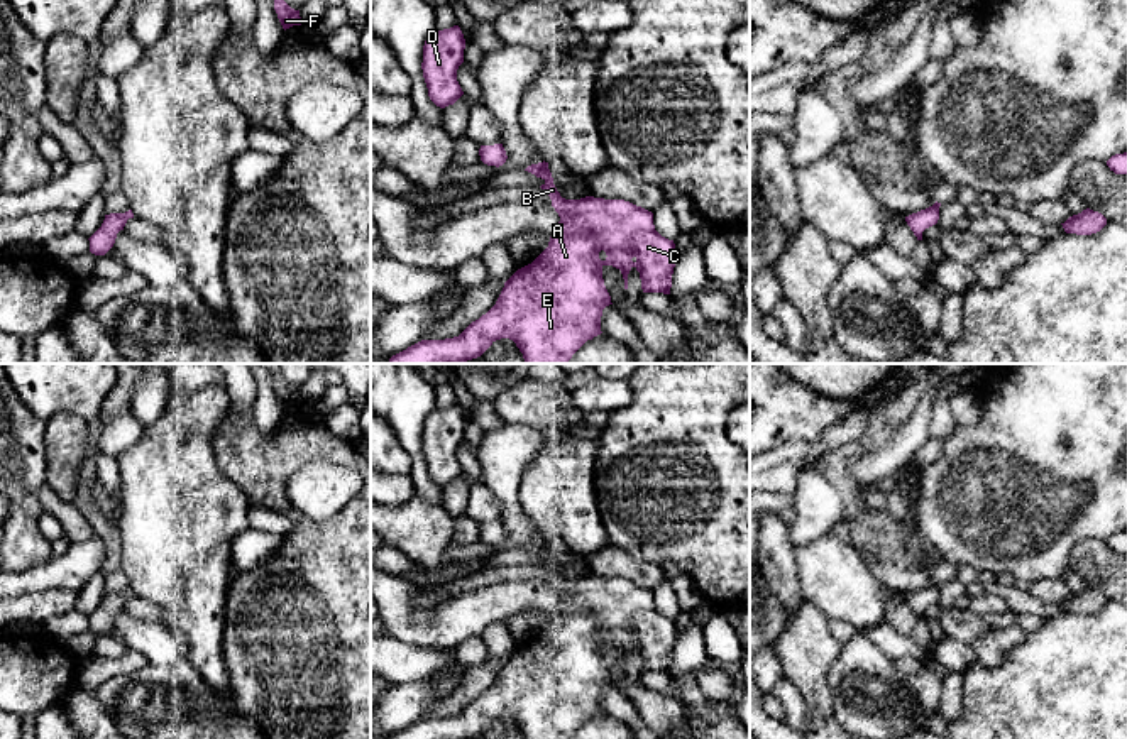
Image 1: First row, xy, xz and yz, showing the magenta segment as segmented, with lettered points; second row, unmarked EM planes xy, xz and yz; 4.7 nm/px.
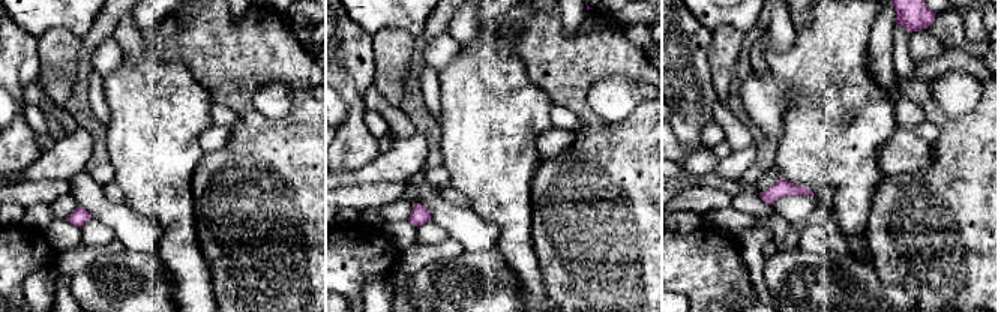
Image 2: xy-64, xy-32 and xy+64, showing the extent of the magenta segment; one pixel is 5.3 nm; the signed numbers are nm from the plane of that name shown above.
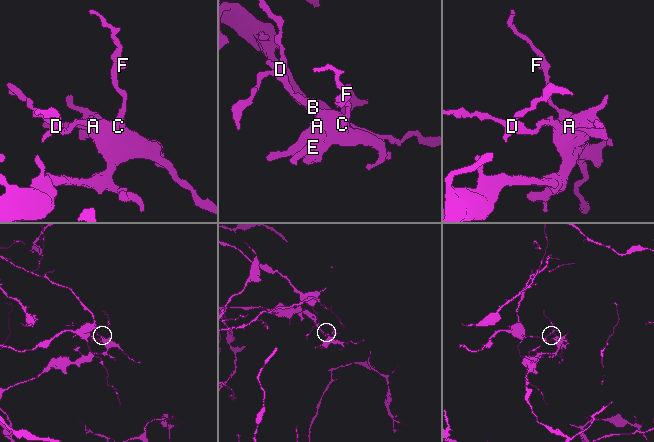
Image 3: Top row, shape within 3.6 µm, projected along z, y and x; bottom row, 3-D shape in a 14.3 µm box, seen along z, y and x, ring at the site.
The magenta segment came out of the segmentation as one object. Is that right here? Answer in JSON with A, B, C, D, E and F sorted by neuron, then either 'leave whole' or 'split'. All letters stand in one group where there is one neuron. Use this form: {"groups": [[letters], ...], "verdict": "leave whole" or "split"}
{"groups": [["A", "B", "C", "E", "F"], ["D"]], "verdict": "split"}

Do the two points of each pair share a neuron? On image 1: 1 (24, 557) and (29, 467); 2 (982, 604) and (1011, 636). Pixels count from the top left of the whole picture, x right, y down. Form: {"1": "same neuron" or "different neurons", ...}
{"1": "same neuron", "2": "different neurons"}

